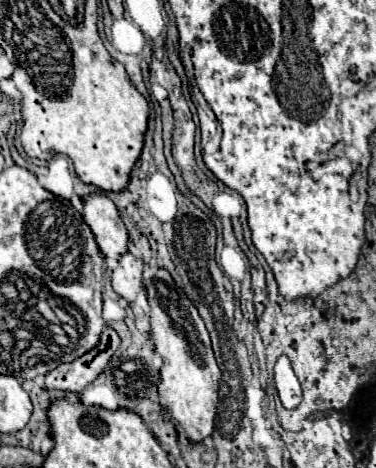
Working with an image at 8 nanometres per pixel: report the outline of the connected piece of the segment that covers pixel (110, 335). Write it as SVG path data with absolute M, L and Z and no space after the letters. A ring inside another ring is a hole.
M105 328L101 340L93 352L81 356L73 364L59 364L53 372L45 376L45 390L63 390L63 392L81 392L87 384L91 384L107 366L115 350L119 348L119 336L115 330Z

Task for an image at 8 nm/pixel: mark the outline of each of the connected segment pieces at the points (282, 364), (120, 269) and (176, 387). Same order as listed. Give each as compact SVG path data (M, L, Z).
M281 356L275 364L275 386L277 386L277 392L279 392L279 398L283 402L285 408L295 408L301 404L301 384L289 364L289 358L287 356Z
M131 252L121 256L119 266L113 270L113 290L127 302L135 302L139 294L145 292L143 286L143 262L137 260Z
M165 268L157 270L147 288L147 294L151 306L151 340L163 358L159 384L161 404L167 408L167 416L175 422L175 426L185 430L185 436L191 442L201 442L213 432L217 390L221 382L221 370L211 350L209 332L195 304L181 288L177 288Z

